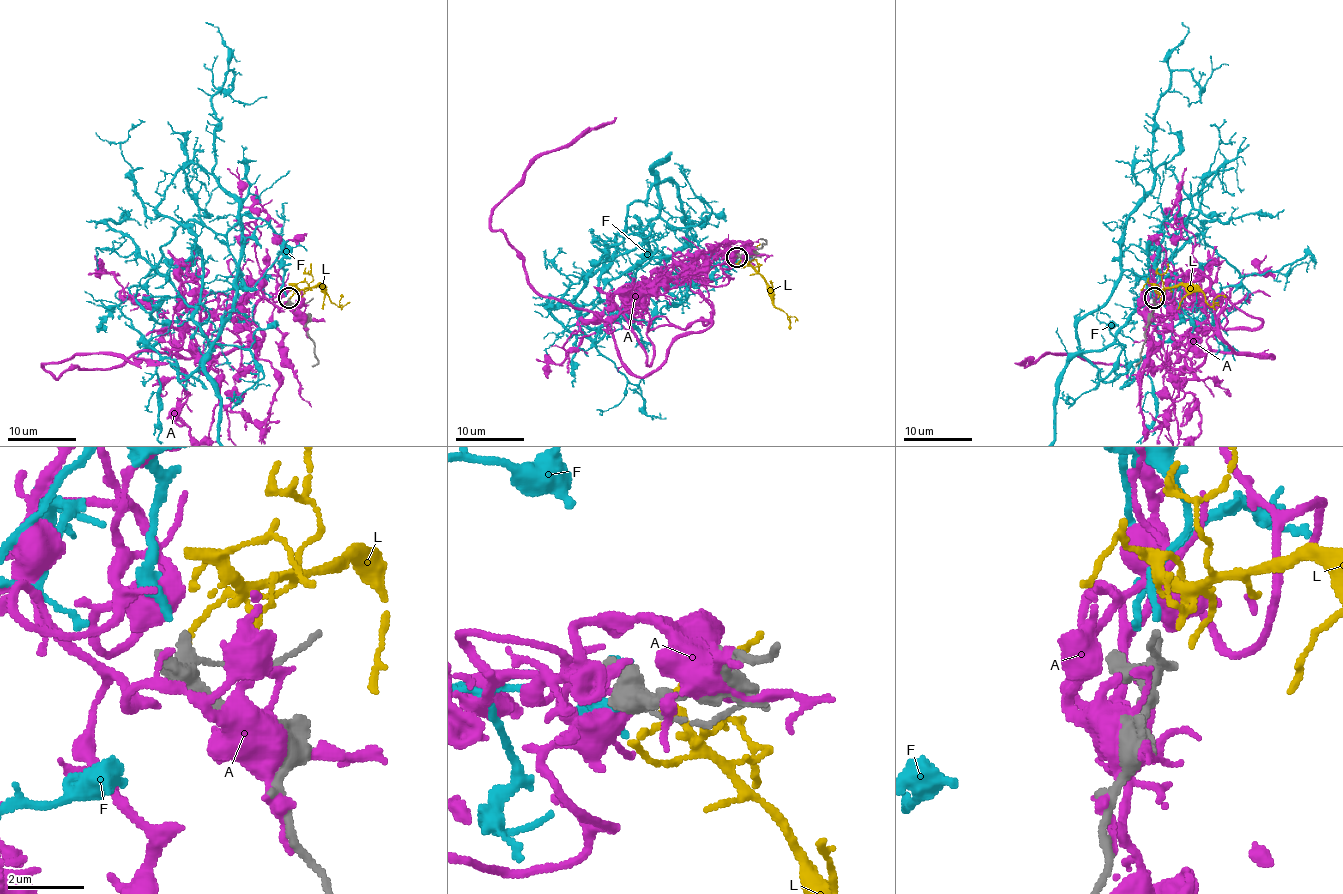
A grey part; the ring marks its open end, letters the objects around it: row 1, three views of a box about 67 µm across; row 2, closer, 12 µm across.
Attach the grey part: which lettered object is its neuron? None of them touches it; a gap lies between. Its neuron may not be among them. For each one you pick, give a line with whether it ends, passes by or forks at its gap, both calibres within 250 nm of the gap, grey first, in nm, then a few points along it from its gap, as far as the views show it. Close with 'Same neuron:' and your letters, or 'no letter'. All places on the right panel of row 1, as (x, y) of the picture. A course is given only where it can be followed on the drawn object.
F: it ends there; 200 nm thick on the grey side, 200 nm on the other
Same neuron: F

